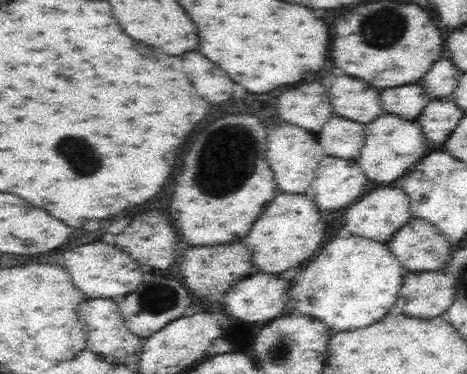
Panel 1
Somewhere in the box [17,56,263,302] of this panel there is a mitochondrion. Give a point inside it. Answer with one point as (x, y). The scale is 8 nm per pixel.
(77, 152)

